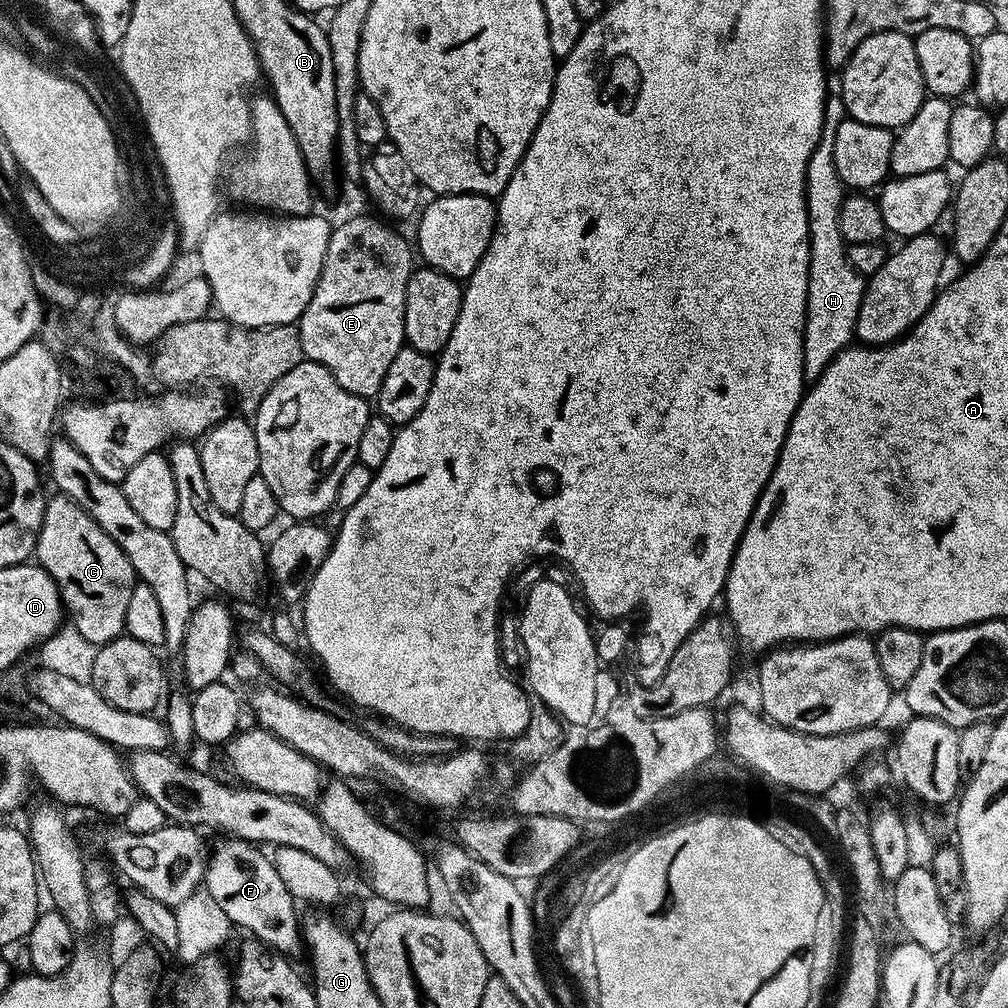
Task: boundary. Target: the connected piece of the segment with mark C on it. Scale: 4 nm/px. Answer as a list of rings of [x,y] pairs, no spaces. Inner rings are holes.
[[[56,494],[45,503],[40,533],[36,539],[35,563],[50,574],[60,588],[60,603],[67,619],[86,641],[109,644],[124,632],[126,606],[138,583],[130,558],[122,554],[118,542],[70,498]]]

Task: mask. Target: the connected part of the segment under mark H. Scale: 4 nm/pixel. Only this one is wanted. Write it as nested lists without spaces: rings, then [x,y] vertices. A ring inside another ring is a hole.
[[[813,207],[808,213],[808,245],[810,262],[808,263],[808,317],[804,319],[804,379],[815,382],[839,352],[853,343],[858,310],[864,297],[865,277],[854,270],[848,261],[846,242],[840,237],[836,212],[828,208]]]

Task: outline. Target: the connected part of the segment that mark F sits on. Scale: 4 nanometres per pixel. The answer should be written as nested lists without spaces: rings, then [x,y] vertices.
[[[220,838],[216,849],[211,849],[204,866],[203,887],[213,896],[214,901],[222,906],[223,913],[229,918],[229,922],[237,929],[245,928],[249,937],[259,940],[271,949],[275,949],[281,955],[292,958],[296,951],[302,948],[302,920],[296,917],[297,901],[286,890],[286,882],[282,882],[278,870],[272,865],[269,853],[261,850],[251,840],[238,840],[235,838]]]

